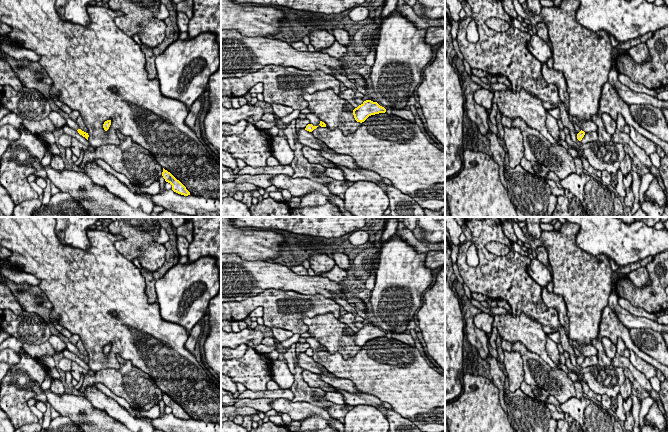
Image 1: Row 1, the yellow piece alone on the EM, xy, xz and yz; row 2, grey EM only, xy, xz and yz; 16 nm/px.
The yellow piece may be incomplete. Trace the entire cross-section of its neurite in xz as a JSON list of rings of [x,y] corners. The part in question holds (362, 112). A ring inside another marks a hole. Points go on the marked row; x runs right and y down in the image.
[[[366,100],[353,110],[353,115],[357,122],[362,123],[371,115],[385,112],[386,109],[380,106],[377,102]]]

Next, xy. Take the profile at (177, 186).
[[[163,168],[162,176],[166,182],[172,185],[172,190],[174,192],[184,196],[190,195],[190,192],[186,189],[186,187],[164,168]]]

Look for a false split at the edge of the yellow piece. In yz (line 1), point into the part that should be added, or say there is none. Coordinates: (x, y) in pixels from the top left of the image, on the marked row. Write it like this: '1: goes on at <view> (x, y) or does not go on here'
1: does not go on here

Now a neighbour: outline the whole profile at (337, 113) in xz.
[[[332,89],[304,93],[303,96],[311,113],[324,122],[326,128],[340,129],[346,136],[354,133],[362,125],[354,118],[355,108],[352,103],[340,98]]]

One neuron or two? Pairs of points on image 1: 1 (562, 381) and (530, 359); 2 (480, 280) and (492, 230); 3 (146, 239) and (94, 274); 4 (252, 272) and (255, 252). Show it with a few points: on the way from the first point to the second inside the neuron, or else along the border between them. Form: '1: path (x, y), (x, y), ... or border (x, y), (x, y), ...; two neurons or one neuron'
1: path (554, 380), (551, 380), (538, 367); one neuron
2: path (483, 268), (482, 242); one neuron
3: border (112, 234), (123, 238), (114, 247), (131, 261); two neurons
4: border (232, 253), (244, 259), (266, 261); two neurons

